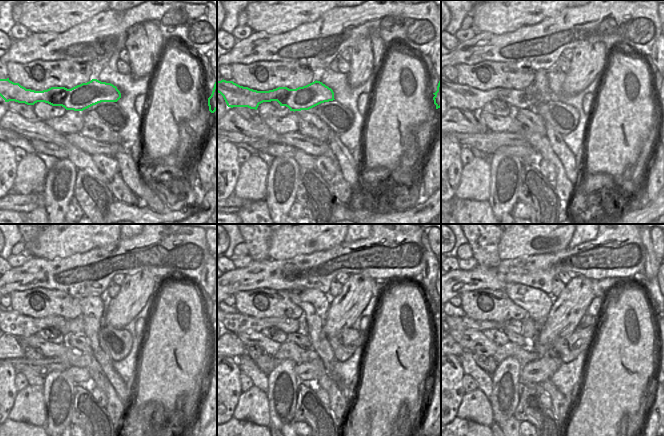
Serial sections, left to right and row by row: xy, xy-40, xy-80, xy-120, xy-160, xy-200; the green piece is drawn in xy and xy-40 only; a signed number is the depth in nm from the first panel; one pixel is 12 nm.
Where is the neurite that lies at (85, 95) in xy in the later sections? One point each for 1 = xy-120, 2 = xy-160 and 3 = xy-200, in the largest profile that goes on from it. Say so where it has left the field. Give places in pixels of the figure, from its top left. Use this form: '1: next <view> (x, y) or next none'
1: next xy-120 (13, 323)
2: next xy-160 (237, 323)
3: next xy-200 (461, 323)

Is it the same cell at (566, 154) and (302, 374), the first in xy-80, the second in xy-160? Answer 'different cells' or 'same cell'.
different cells

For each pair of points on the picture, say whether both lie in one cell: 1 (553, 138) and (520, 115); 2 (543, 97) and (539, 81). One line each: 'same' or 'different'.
1: different
2: same

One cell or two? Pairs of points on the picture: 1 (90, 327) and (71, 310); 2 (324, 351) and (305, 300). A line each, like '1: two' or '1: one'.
1: two
2: one

